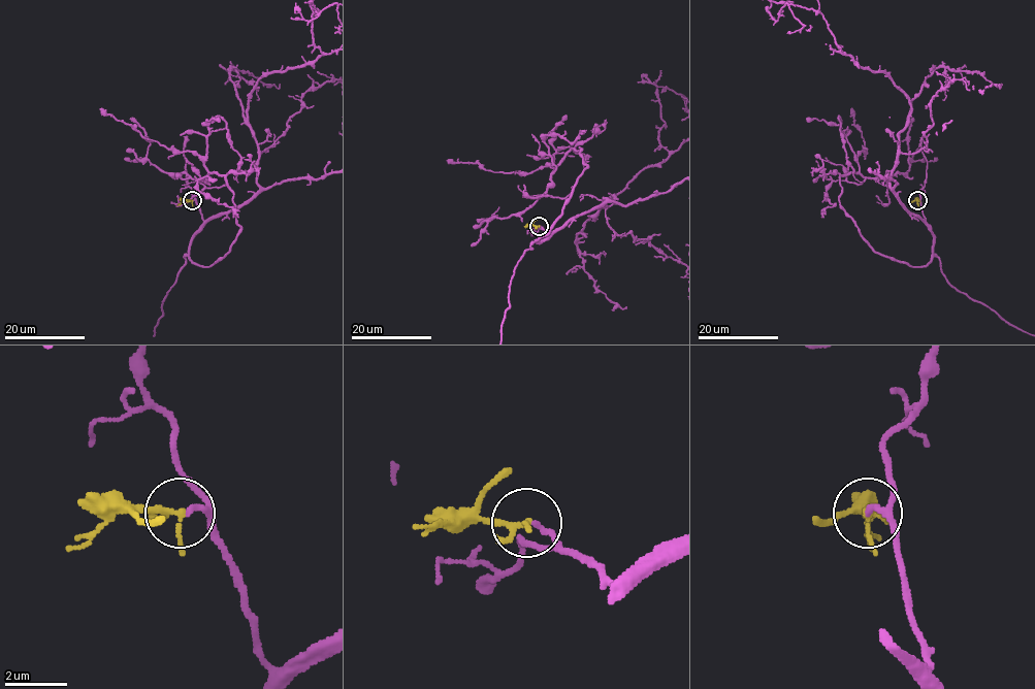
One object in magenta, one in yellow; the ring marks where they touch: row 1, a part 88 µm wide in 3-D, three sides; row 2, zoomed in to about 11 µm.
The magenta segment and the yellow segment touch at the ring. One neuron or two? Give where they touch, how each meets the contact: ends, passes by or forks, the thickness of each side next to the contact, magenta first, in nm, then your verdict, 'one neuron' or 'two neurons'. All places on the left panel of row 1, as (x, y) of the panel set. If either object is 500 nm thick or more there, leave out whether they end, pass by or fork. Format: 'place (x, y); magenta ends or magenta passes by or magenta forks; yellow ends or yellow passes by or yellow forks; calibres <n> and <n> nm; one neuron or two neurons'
place (192, 200); magenta ends; yellow passes by; calibres 160 and 170 nm; one neuron

